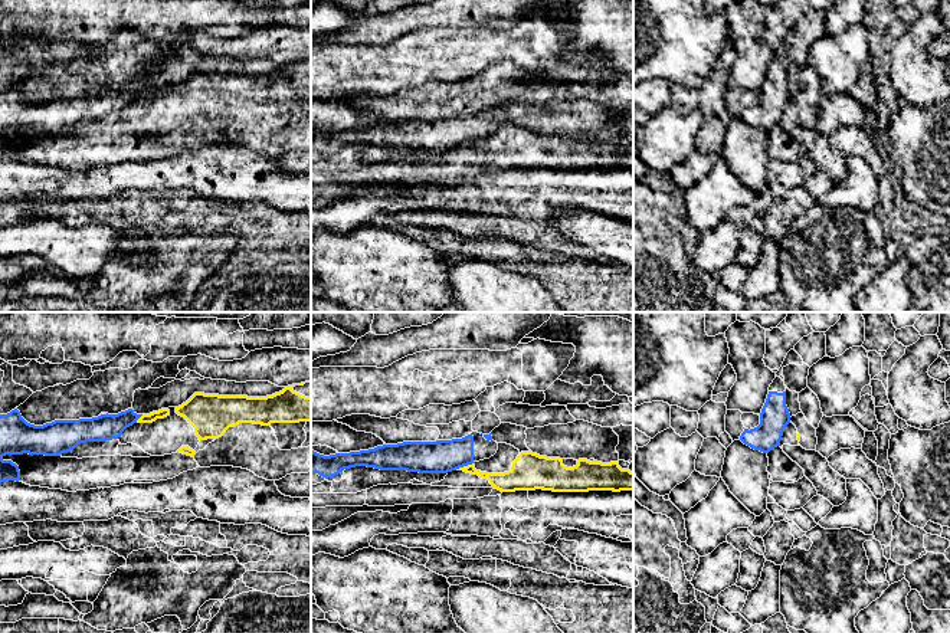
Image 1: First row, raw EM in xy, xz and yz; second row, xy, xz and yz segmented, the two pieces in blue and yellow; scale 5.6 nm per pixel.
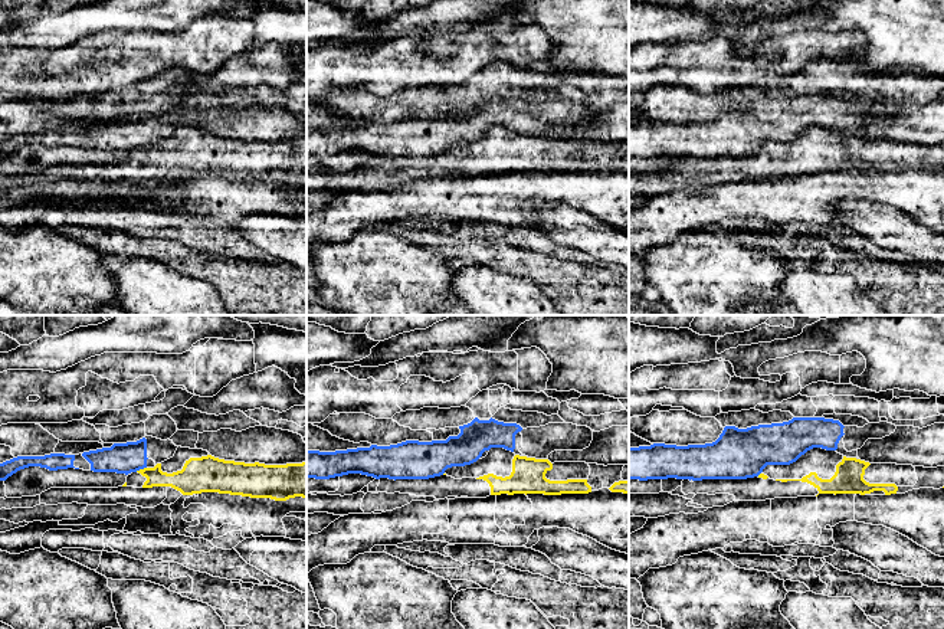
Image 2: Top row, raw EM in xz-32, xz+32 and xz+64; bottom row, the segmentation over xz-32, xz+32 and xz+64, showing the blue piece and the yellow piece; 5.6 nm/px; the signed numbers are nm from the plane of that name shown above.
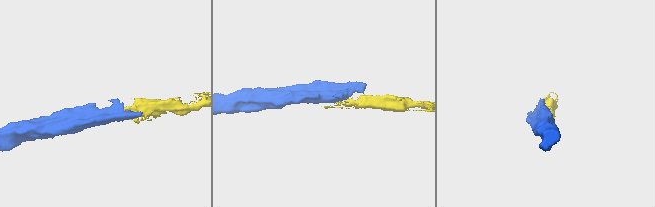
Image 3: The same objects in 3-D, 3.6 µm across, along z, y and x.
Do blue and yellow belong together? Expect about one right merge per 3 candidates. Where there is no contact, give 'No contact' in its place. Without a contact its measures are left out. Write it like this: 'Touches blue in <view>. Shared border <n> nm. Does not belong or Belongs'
Touches blue in xy. Shared border 60 nm. Does not belong

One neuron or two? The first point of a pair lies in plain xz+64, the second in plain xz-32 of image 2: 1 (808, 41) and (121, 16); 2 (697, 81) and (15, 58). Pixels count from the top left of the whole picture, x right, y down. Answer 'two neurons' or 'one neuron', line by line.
1: two neurons
2: one neuron

